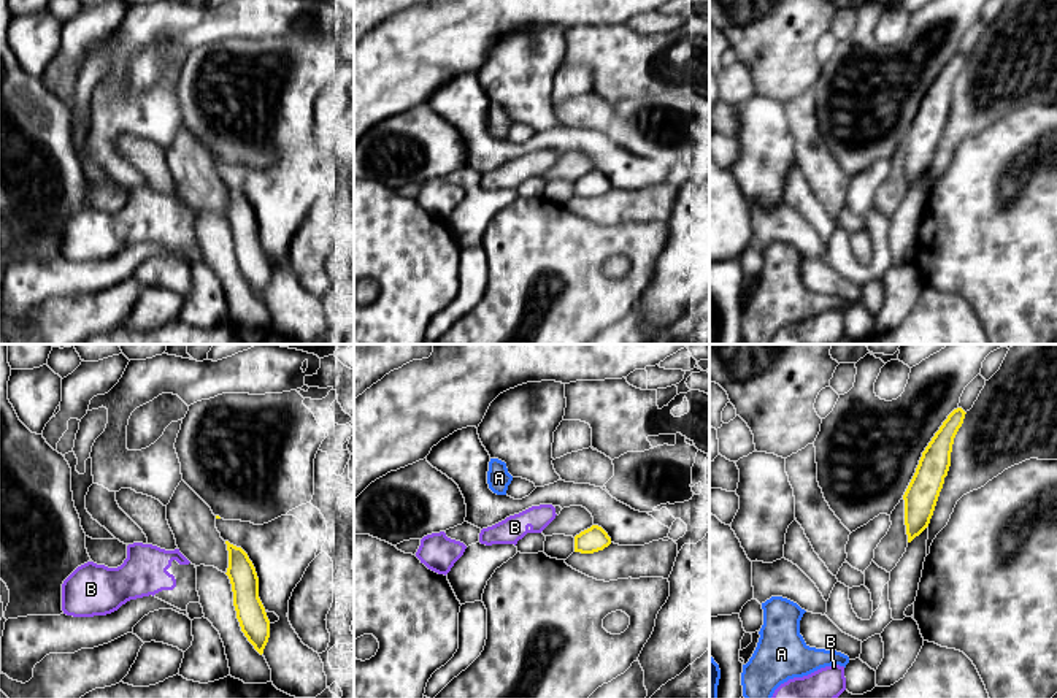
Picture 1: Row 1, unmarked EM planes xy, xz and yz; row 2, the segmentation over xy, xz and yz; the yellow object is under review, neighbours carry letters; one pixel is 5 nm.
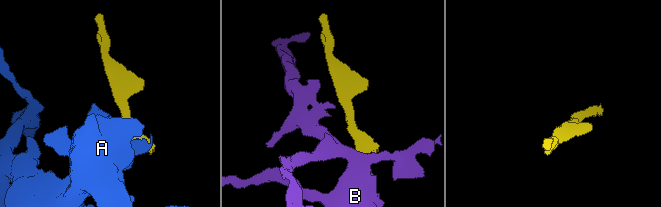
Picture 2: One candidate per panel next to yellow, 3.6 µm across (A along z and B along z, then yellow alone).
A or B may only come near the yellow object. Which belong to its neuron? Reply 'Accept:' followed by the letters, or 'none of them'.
Accept: none of them

